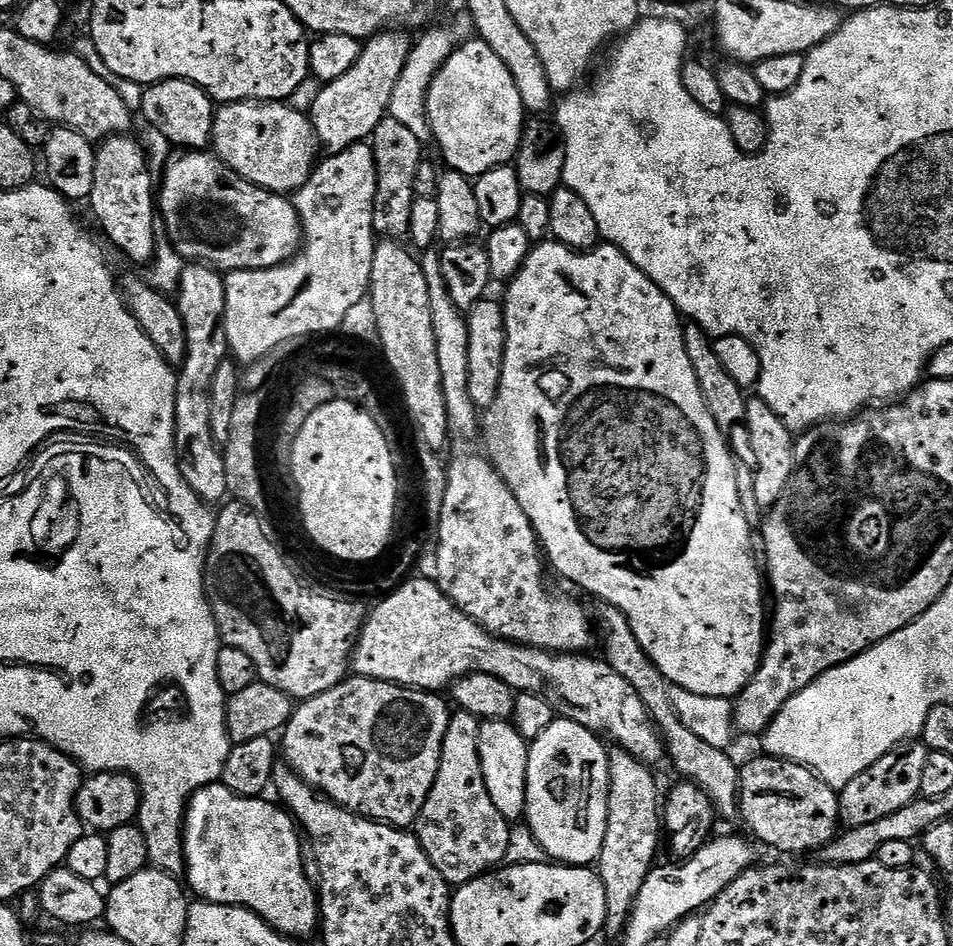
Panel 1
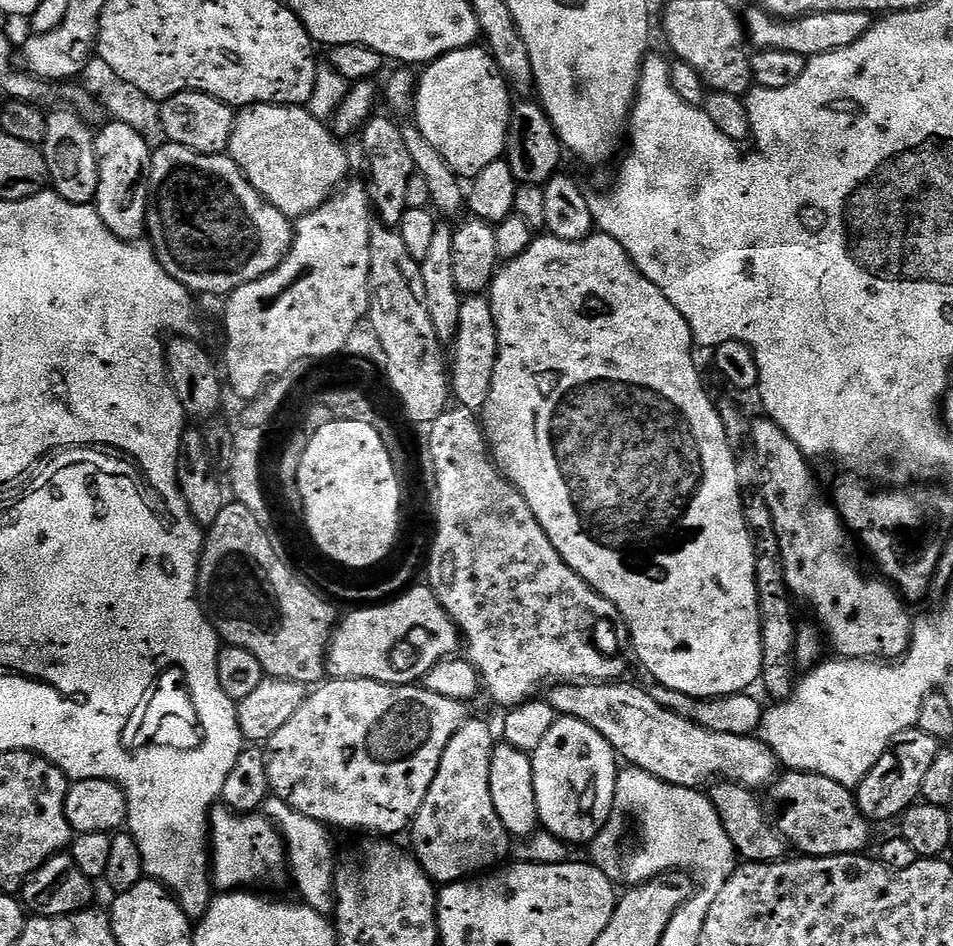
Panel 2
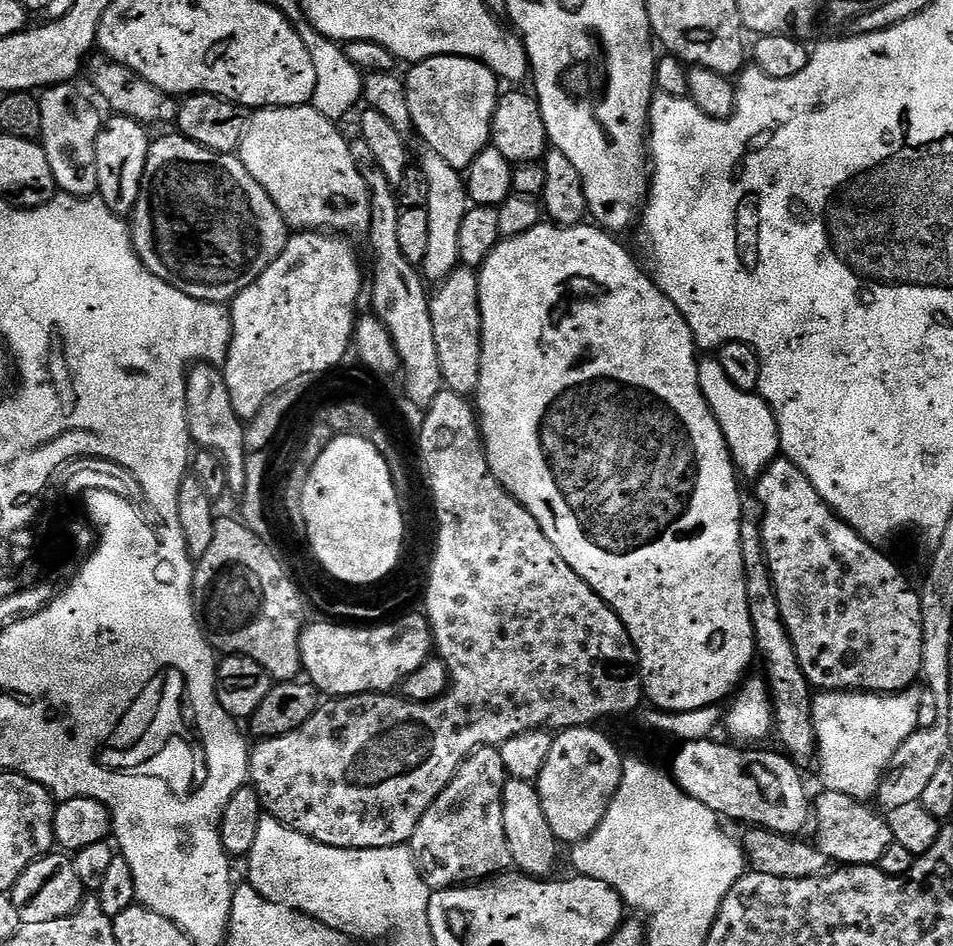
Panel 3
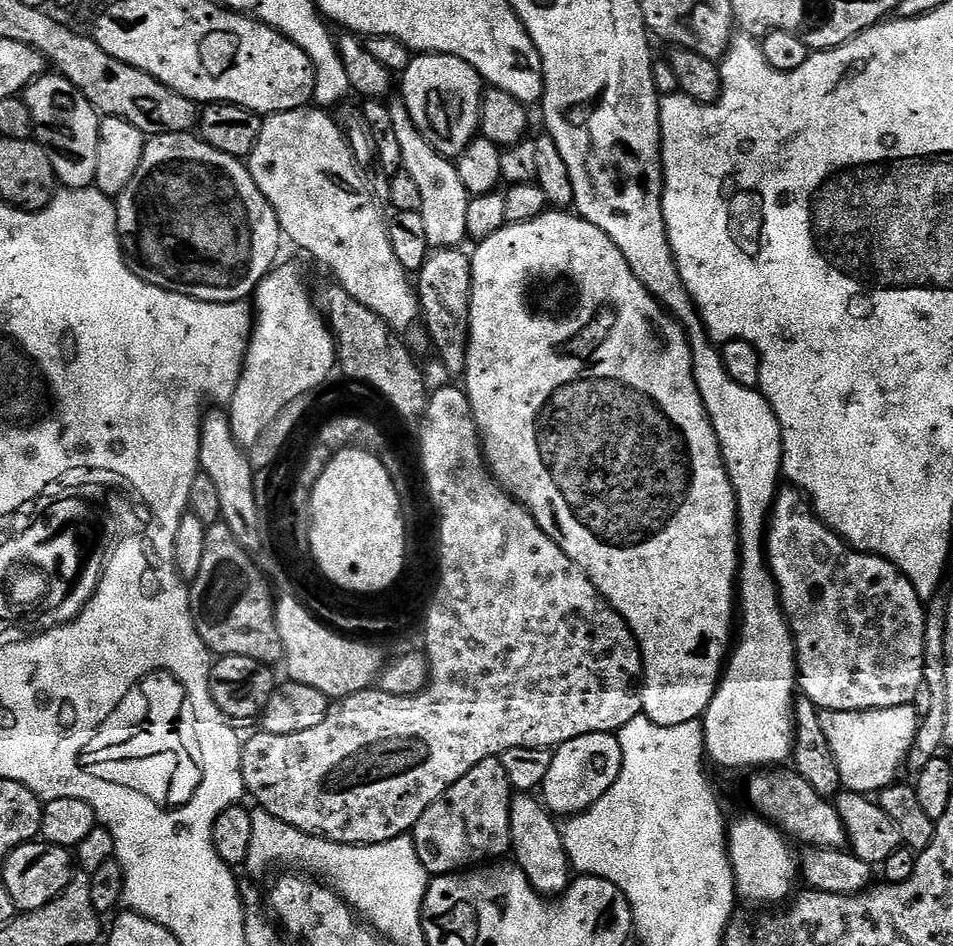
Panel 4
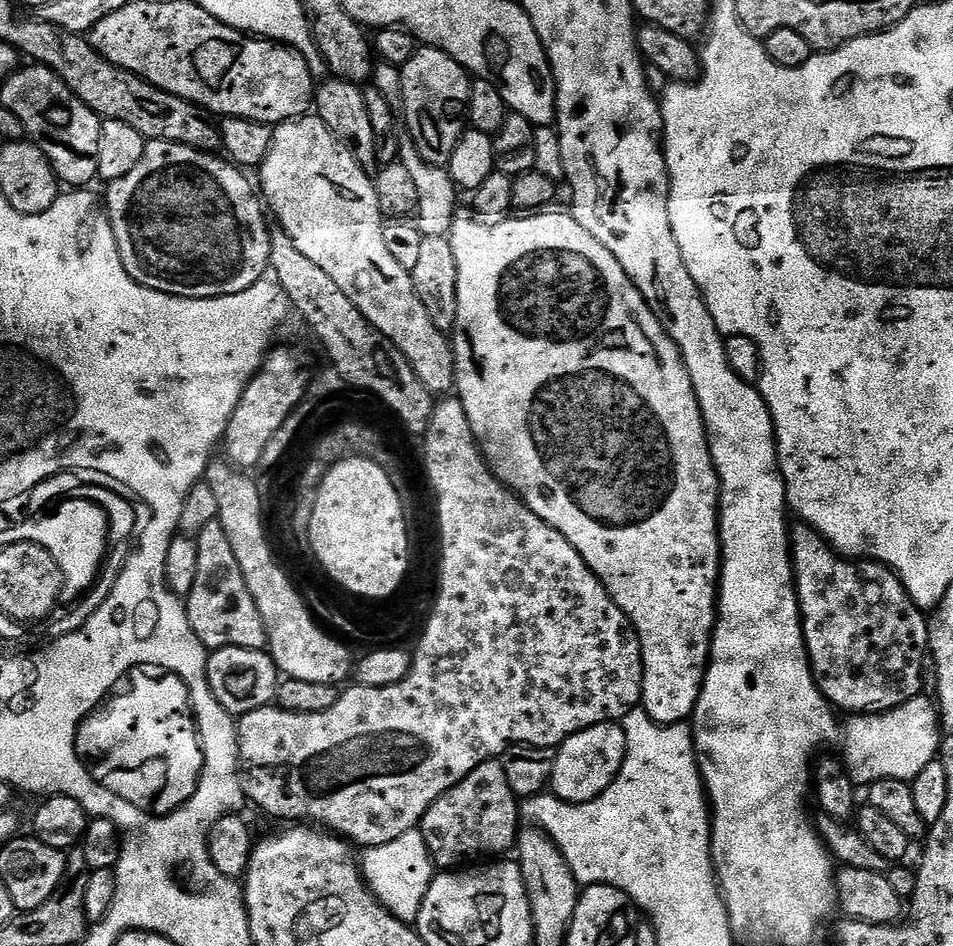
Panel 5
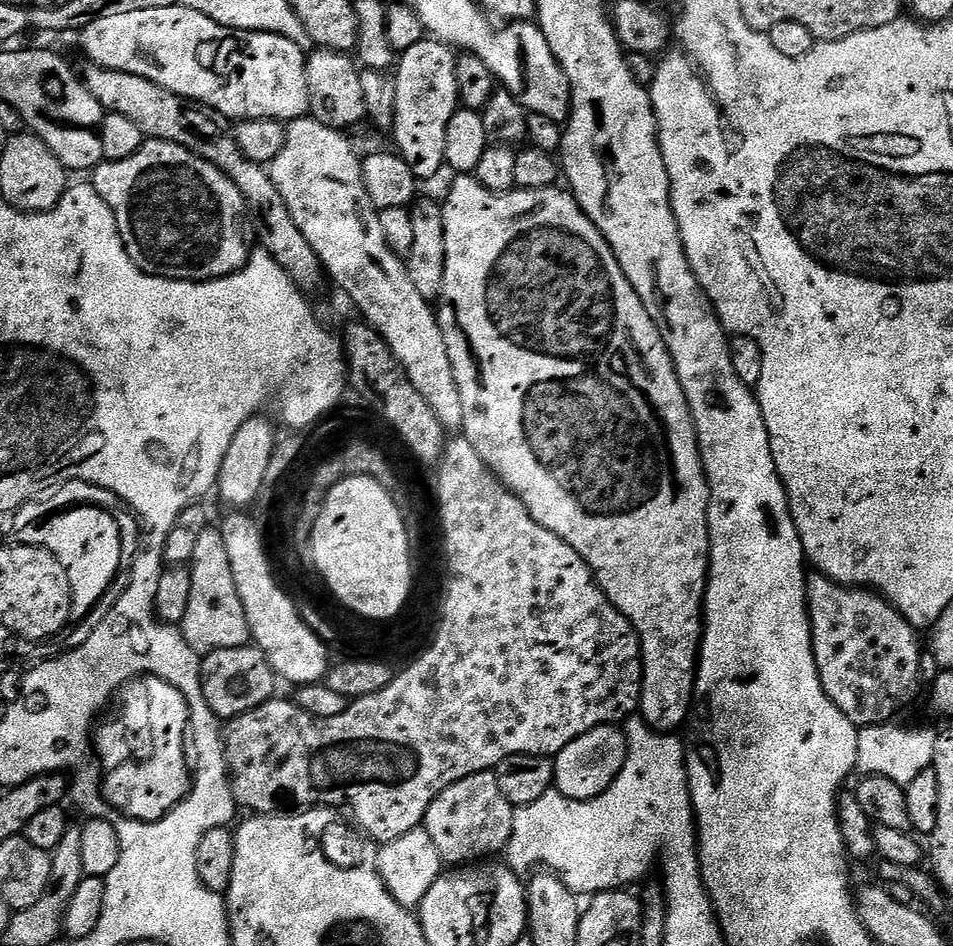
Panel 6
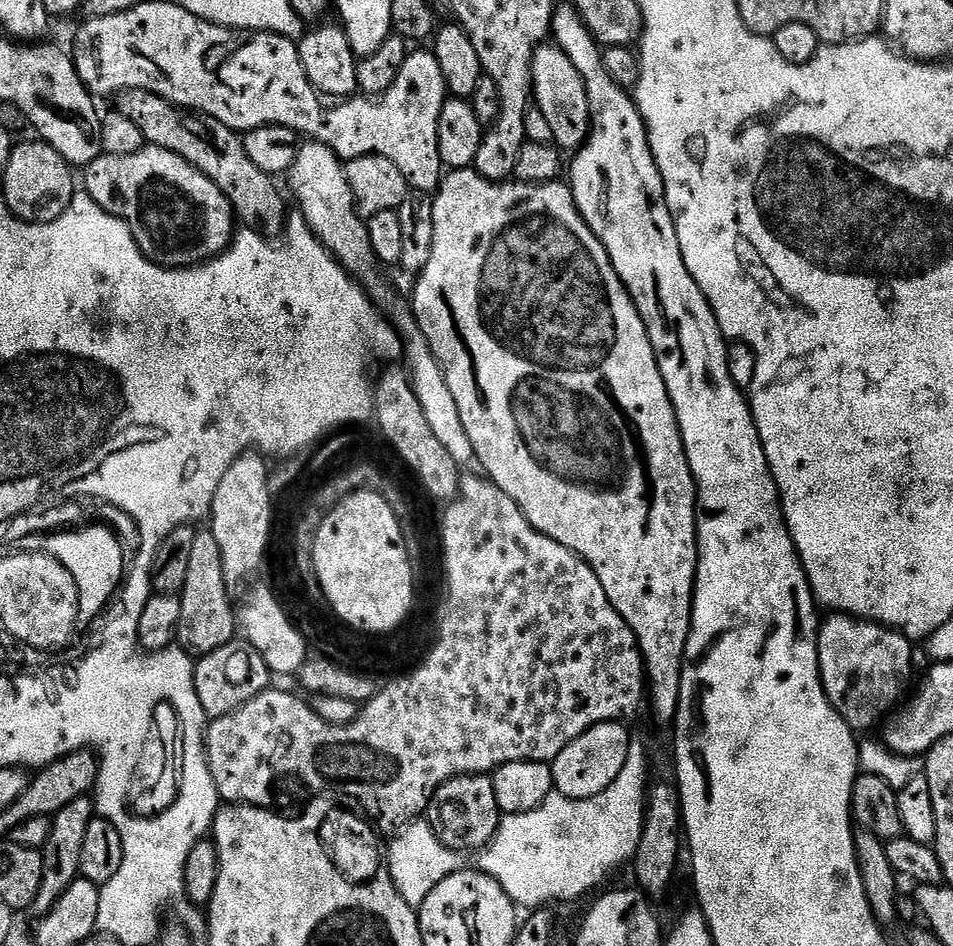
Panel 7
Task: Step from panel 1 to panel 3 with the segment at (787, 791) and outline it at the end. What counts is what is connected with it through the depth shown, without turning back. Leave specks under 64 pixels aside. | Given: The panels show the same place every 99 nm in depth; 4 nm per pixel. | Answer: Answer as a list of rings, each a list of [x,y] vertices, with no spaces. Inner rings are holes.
[[[827,790],[821,791],[821,793],[821,796],[815,797],[814,800],[814,828],[816,824],[814,843],[816,847],[828,855],[829,861],[840,866],[850,864],[879,865],[882,854],[886,854],[886,850],[890,850],[890,846],[894,843],[887,819],[879,811],[876,811],[877,813],[871,812],[865,801],[855,800],[850,794],[829,792]]]

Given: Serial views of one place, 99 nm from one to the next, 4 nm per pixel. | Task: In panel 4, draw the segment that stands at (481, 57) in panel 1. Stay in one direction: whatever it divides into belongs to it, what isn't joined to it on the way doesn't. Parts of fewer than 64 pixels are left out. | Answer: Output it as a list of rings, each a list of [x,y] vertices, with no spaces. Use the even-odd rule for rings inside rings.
[[[416,54],[402,73],[402,80],[402,95],[418,130],[443,156],[460,156],[468,143],[477,139],[480,130],[480,103],[486,85],[474,66],[453,56]]]

